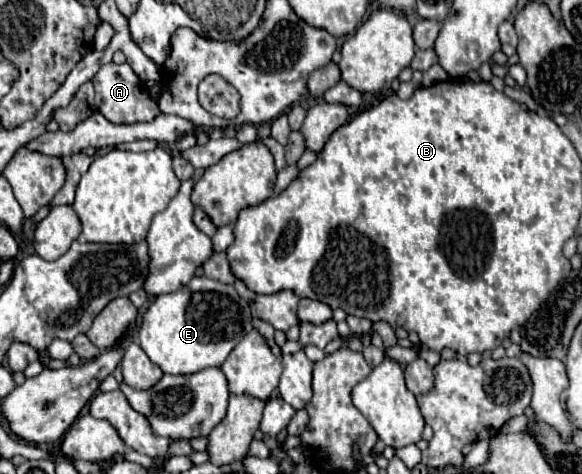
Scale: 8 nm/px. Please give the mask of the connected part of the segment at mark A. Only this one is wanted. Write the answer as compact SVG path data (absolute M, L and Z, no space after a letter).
M105 64L93 76L95 86L95 106L97 110L115 124L135 124L135 122L151 122L159 114L157 102L151 98L147 86L139 80L133 68L125 64Z

